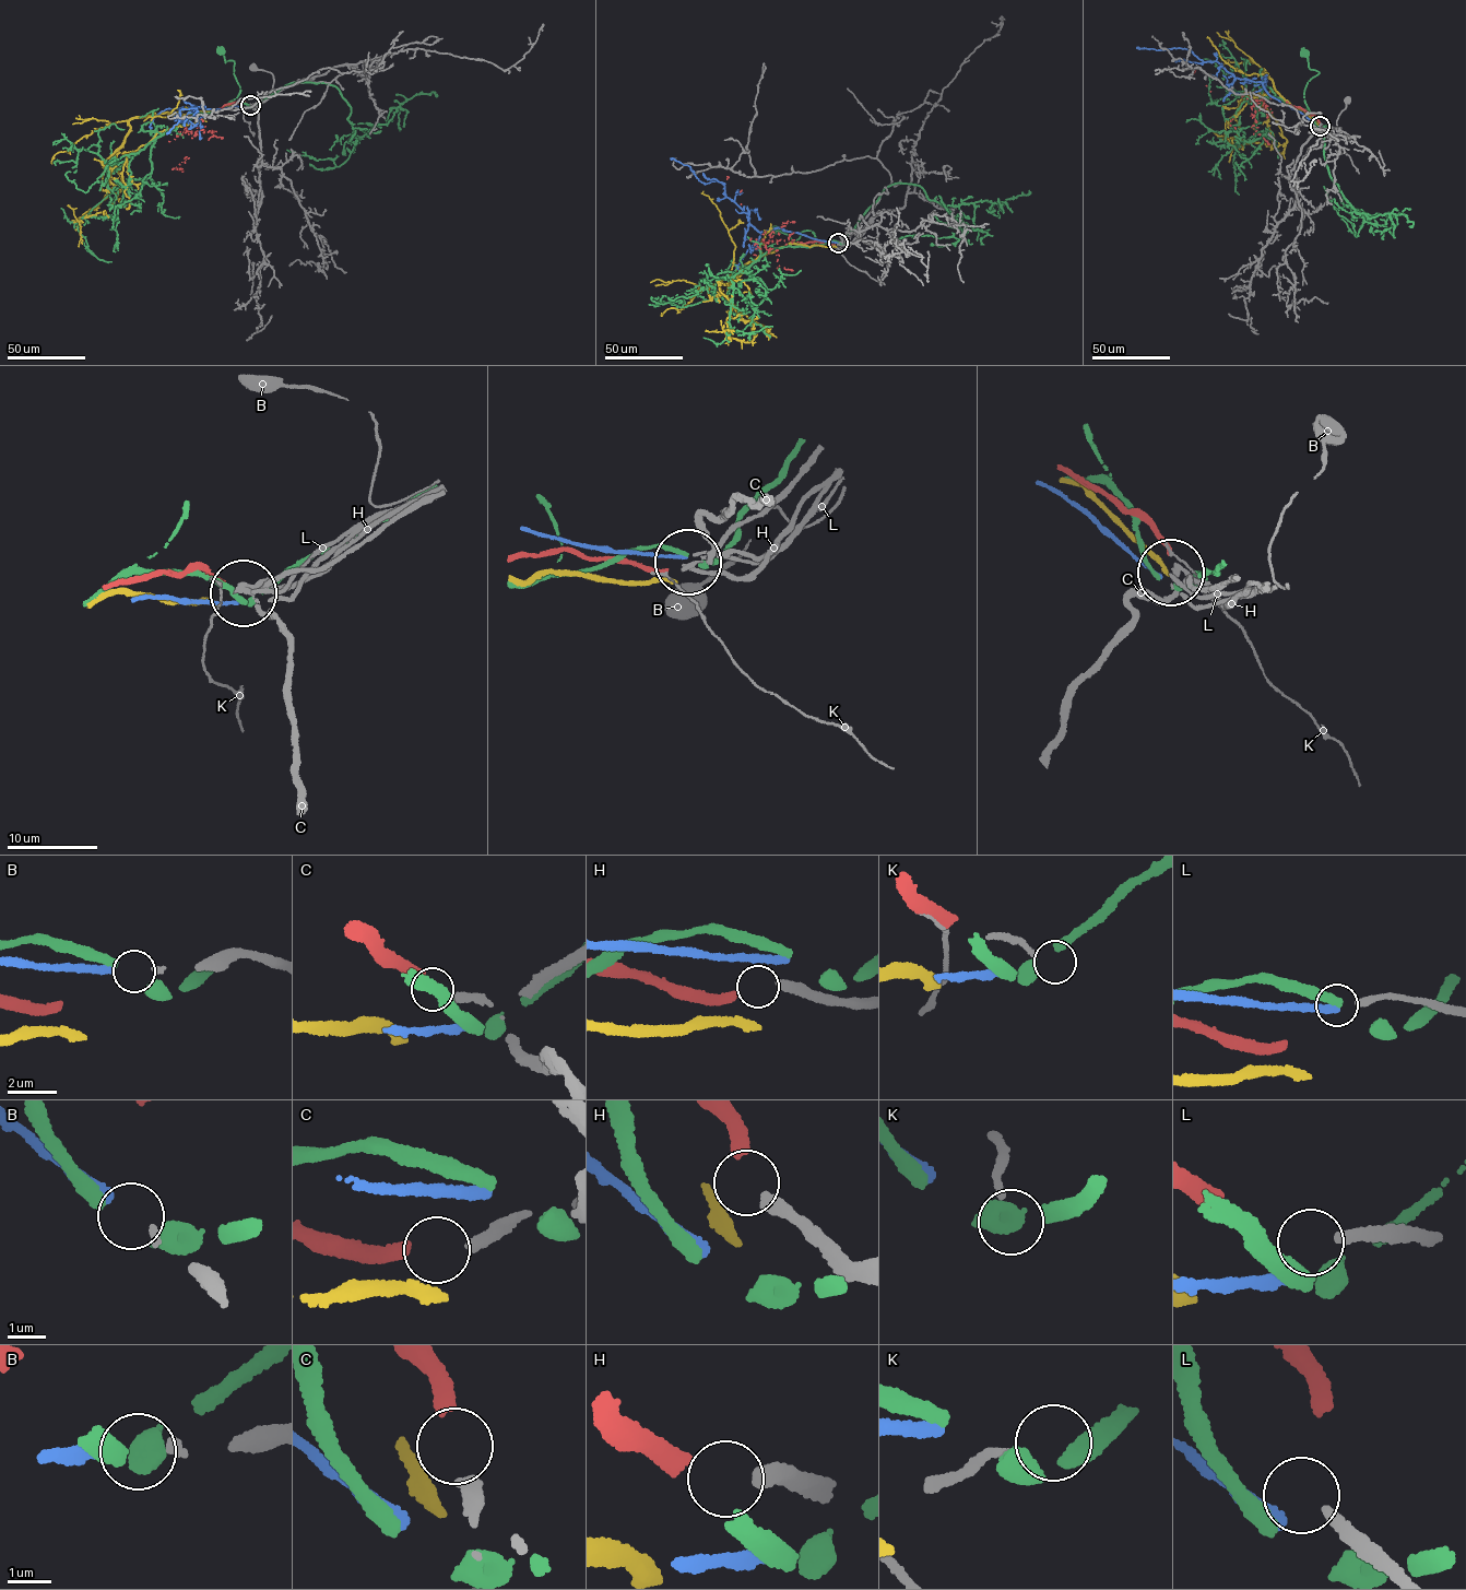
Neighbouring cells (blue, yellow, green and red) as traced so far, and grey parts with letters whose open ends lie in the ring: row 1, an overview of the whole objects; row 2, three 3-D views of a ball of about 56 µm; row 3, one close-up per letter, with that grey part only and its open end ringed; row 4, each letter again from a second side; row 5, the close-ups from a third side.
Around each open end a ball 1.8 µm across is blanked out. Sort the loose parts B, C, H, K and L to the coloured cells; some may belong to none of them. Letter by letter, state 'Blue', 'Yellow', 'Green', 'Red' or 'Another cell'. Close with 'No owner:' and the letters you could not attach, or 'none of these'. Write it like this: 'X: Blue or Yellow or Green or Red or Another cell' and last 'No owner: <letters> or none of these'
B: Blue
C: Another cell
H: Red
K: Another cell
L: Another cell
No owner: C, K, L

